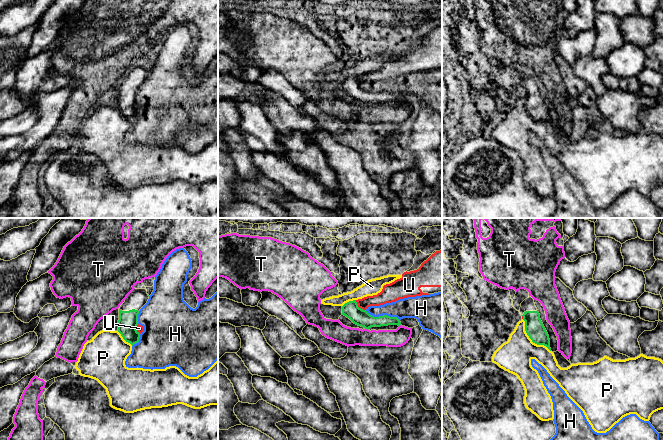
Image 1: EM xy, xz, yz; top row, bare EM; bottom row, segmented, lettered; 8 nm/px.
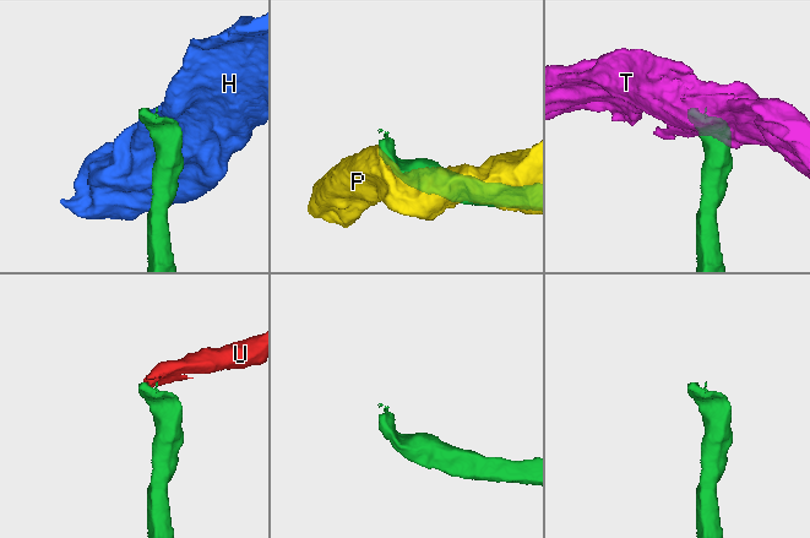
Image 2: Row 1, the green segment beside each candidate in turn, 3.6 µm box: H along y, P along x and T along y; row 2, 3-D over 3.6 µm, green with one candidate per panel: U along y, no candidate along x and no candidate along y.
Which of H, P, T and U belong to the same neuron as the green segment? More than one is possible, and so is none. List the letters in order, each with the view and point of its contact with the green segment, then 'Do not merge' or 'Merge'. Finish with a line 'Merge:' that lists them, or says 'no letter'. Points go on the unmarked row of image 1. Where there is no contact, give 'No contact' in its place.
H: Touches green at xz (382, 92). Do not merge
P: Touches green at yz (530, 114). Do not merge
T: Touches green at xz (366, 104). Do not merge
U: Touches green at xz (358, 83). Merge
Merge: U

